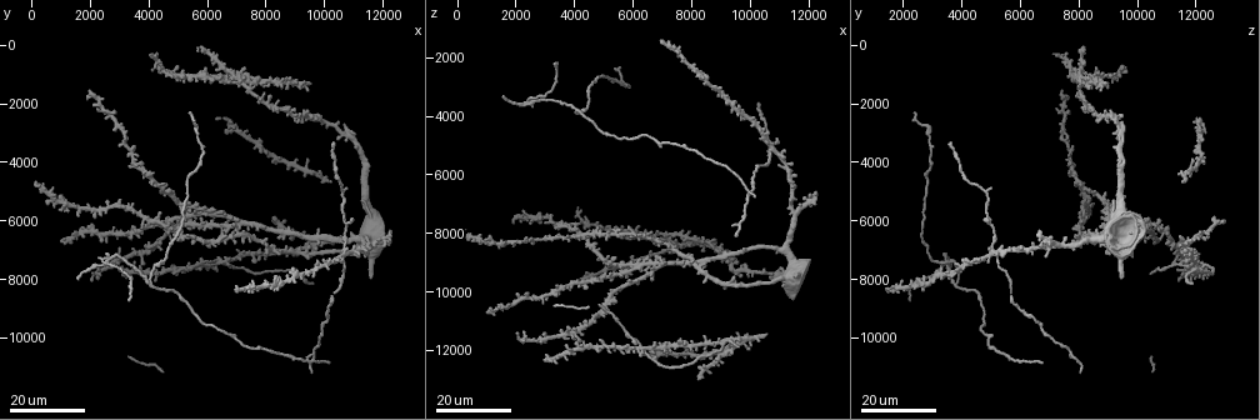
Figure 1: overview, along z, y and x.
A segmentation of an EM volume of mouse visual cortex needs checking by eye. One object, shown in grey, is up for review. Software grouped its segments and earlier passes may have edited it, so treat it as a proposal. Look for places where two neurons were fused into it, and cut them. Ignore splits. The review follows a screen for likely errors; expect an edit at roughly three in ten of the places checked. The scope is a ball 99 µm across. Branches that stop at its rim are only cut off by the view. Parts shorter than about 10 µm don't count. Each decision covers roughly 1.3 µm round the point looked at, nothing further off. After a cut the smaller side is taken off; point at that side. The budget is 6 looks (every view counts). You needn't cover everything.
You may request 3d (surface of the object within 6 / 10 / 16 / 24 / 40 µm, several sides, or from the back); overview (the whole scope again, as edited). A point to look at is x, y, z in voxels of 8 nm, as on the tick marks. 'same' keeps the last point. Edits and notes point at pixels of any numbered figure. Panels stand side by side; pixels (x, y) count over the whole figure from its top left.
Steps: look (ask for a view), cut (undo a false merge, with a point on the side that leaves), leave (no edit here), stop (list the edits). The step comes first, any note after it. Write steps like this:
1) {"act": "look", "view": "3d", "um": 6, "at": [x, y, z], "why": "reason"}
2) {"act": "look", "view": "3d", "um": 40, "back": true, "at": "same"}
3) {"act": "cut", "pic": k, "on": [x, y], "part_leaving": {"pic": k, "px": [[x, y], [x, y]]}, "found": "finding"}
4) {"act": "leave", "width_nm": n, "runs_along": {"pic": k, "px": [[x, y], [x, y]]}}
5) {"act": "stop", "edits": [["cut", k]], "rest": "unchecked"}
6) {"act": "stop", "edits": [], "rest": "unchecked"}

{"act": "look", "view": "3d", "um": 16, "at": [10600, 8300, 5600], "why": "calibre changes"}

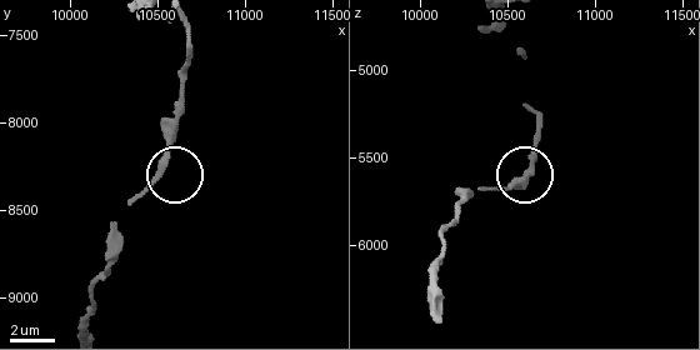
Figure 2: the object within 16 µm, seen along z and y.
{"act": "look", "view": "3d", "um": 10, "at": [10560, 8240, 5660], "why": "zoom in"}

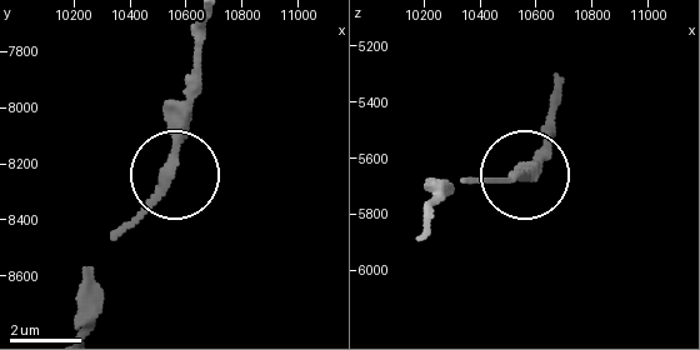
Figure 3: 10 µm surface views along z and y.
{"act": "leave", "found": "all the same neuron"}

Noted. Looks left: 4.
{"act": "look", "view": "3d", "um": 24, "at": [2700, 7400, 3400], "why": "four or more arms meet"}

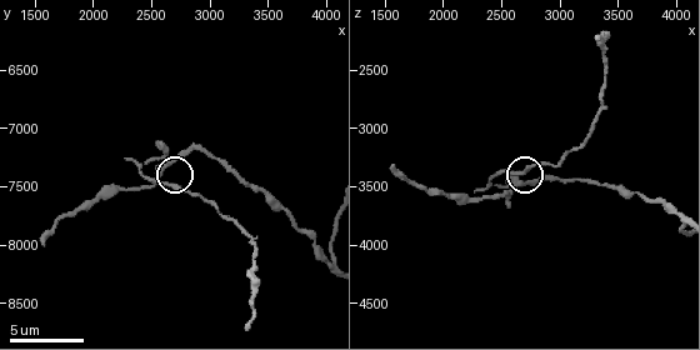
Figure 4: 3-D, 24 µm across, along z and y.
{"act": "look", "view": "3d", "um": 6, "at": [2600, 7280, 3520], "why": "zoom in"}

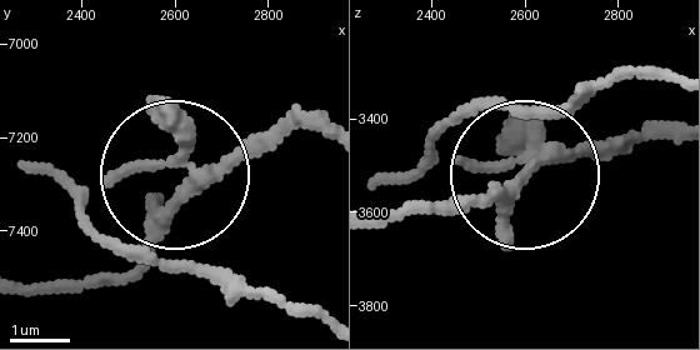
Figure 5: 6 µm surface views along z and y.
{"act": "cut", "pic": 5, "on": [86, 194], "part_leaving": {"pic": 5, "px": [[168, 158], [98, 183], [98, 228], [321, 308]]}, "found": "two neurons meet here"}

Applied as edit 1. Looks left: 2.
{"act": "stop", "edits": [["cut", 5]], "rest": "unchecked"}

